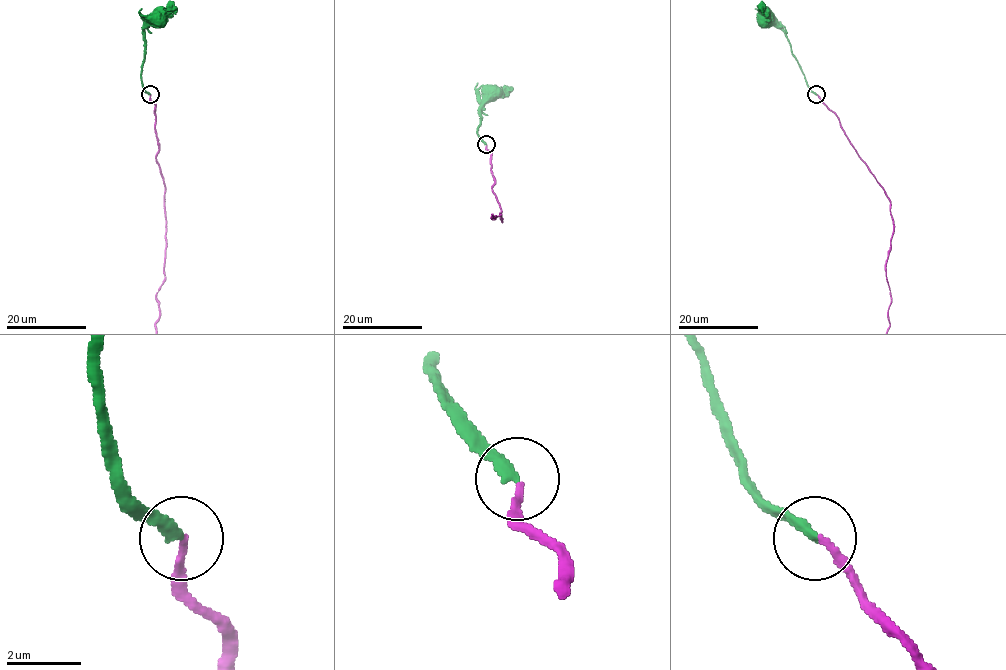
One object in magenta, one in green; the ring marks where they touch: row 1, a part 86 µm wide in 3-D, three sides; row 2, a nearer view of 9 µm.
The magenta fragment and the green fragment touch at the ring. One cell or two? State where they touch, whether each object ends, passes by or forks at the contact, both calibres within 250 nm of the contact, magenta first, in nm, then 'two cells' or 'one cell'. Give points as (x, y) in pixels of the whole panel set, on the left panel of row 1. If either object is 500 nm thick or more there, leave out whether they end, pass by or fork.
at (150, 94); magenta ends there; green ends there; 180 nm thick on the magenta side, 300 nm on the other; one cell

